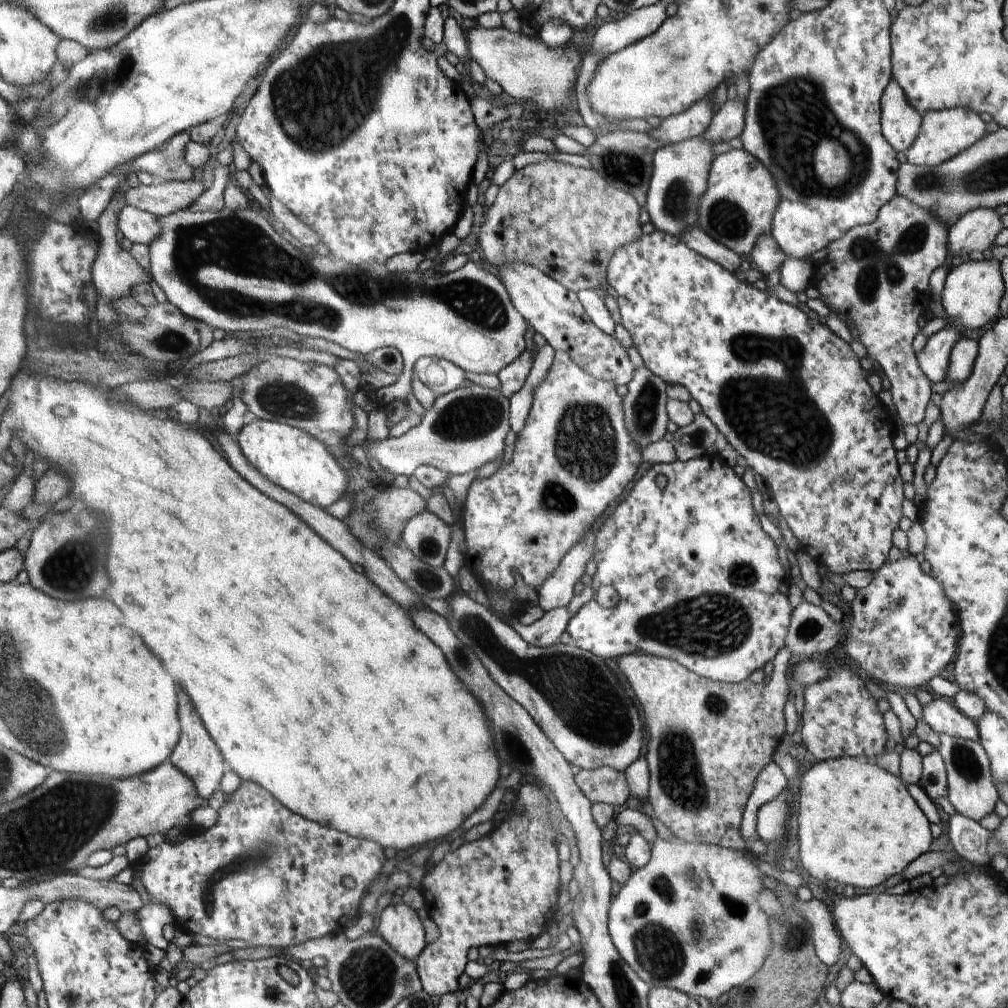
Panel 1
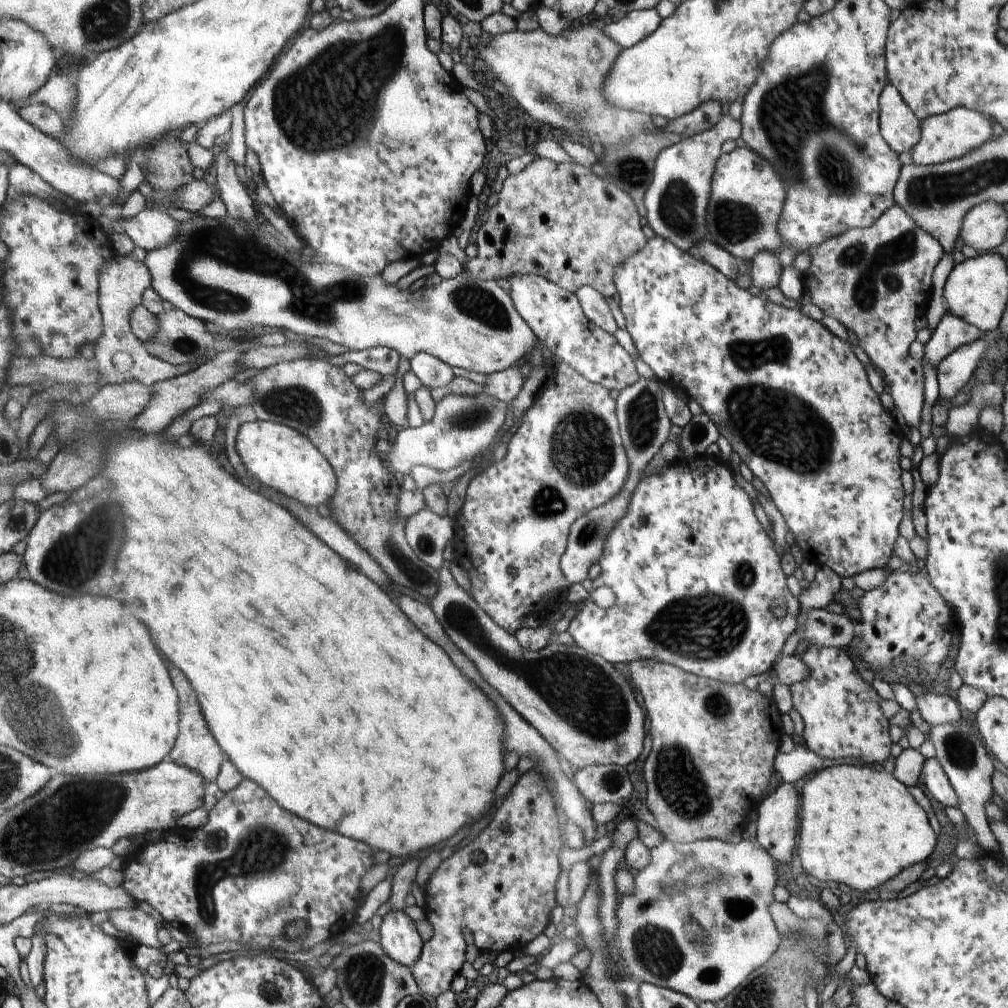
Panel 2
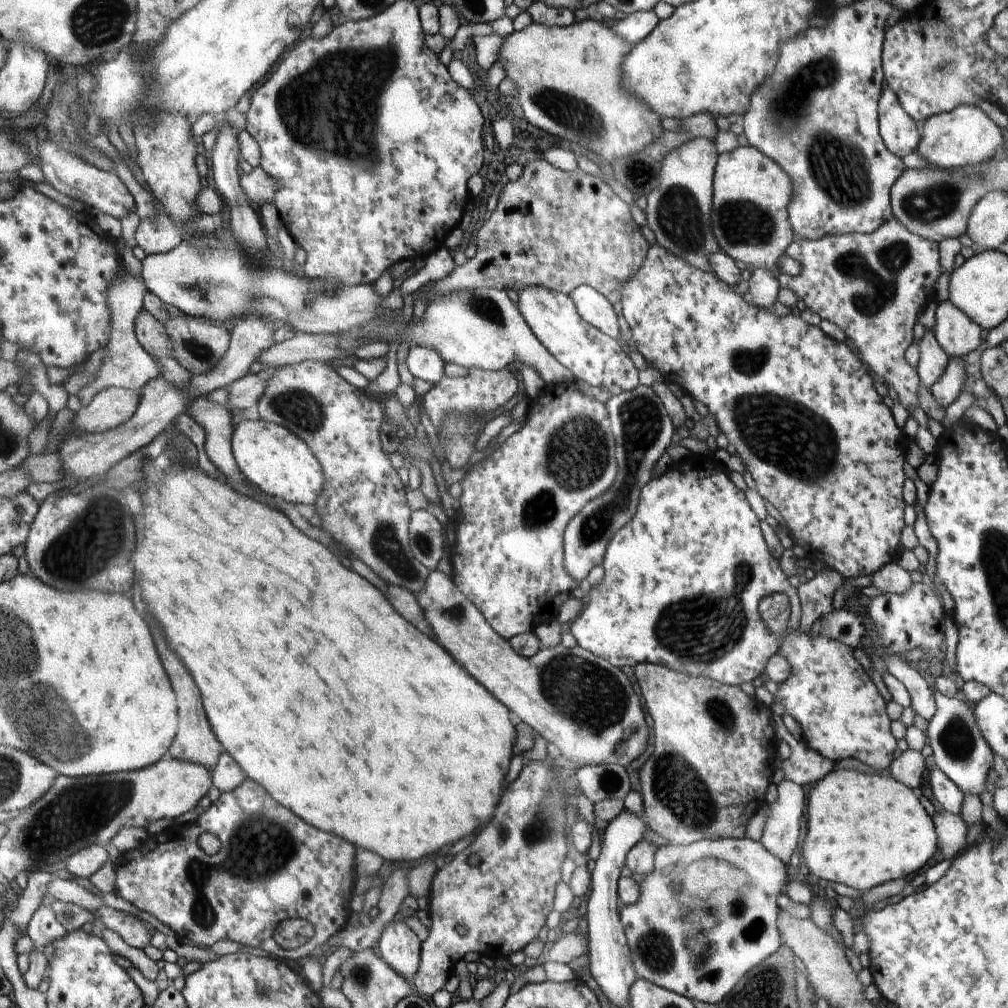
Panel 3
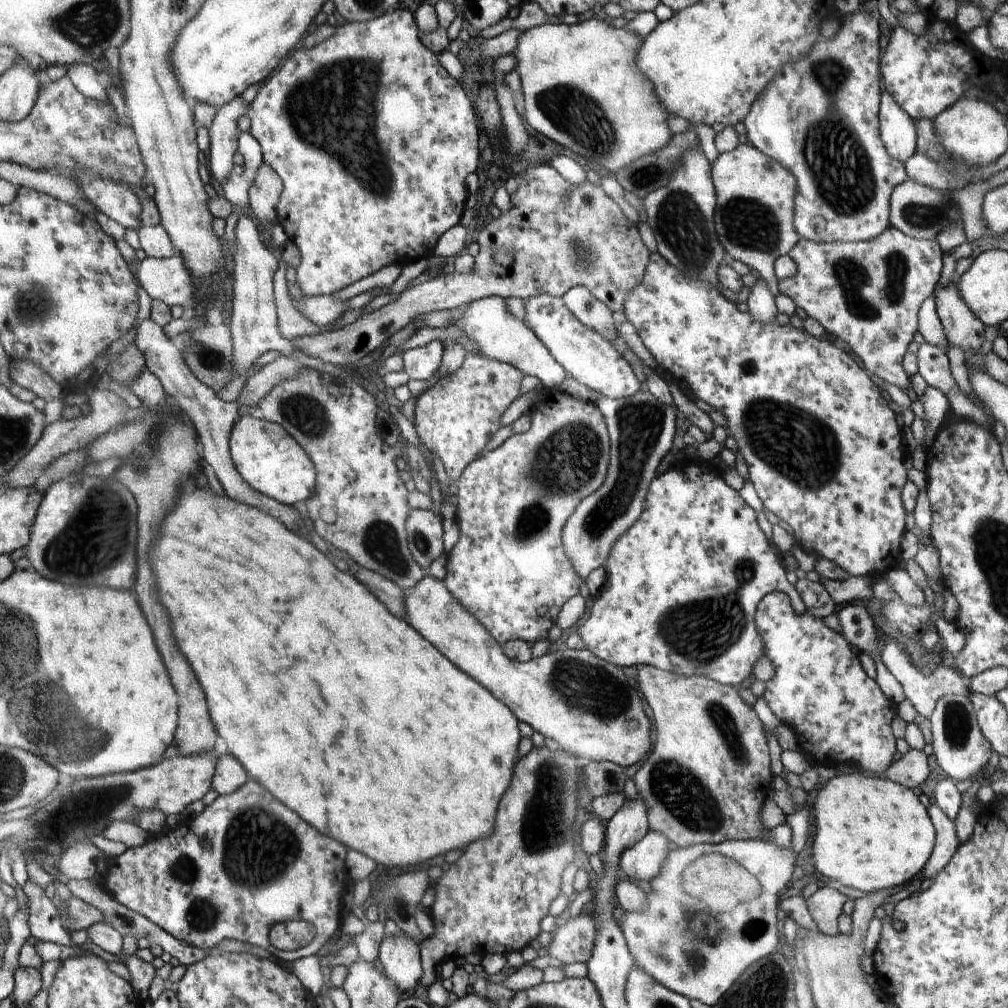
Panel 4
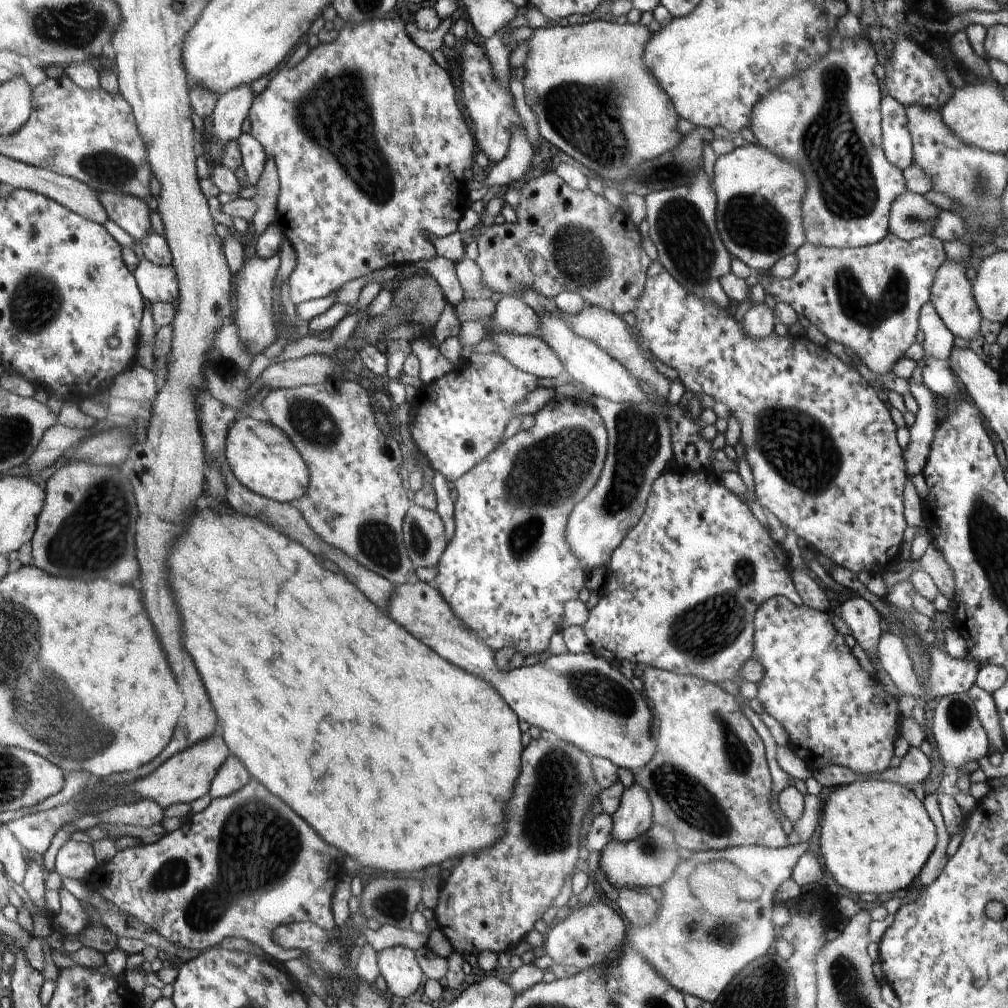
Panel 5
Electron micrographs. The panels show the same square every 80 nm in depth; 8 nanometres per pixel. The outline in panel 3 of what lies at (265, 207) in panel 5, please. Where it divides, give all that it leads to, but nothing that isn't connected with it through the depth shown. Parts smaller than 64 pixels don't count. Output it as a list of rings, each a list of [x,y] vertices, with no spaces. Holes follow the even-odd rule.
[[[254,167],[250,173],[240,171],[239,183],[244,188],[248,200],[256,206],[274,202],[274,195],[279,189],[279,180],[269,175],[262,167]]]

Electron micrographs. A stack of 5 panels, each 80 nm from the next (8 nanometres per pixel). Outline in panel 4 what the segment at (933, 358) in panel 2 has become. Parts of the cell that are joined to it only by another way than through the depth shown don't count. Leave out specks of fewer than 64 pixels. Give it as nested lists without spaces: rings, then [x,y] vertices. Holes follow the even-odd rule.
[[[953,278],[948,285],[937,288],[933,295],[939,319],[951,346],[958,346],[964,351],[978,350],[986,335],[984,333],[985,326],[975,316],[974,311],[966,304],[966,301],[963,301],[959,286],[956,284],[956,278]]]

